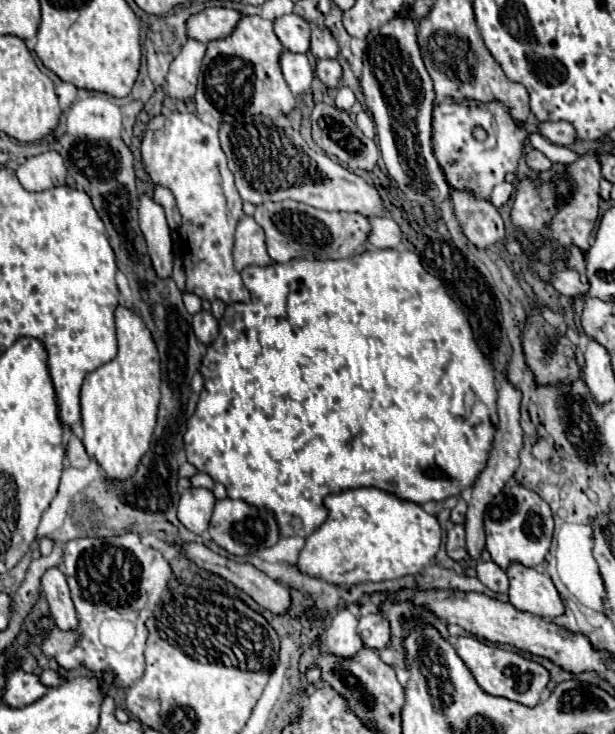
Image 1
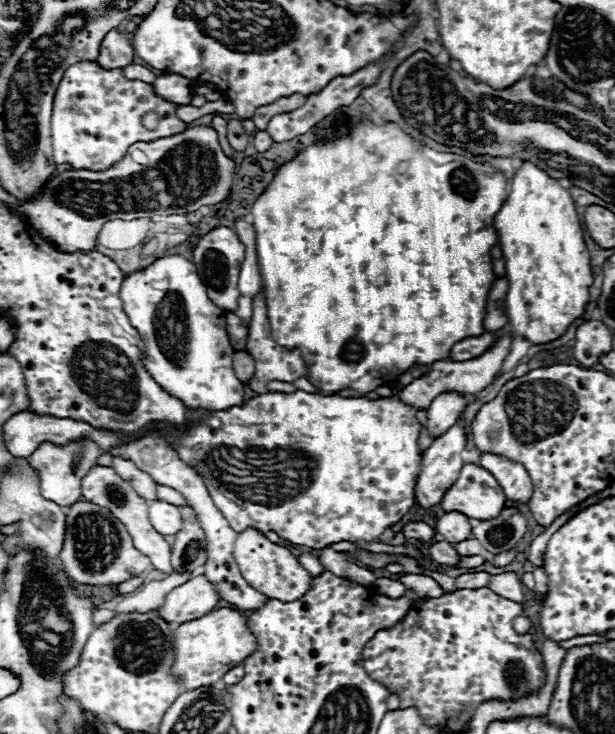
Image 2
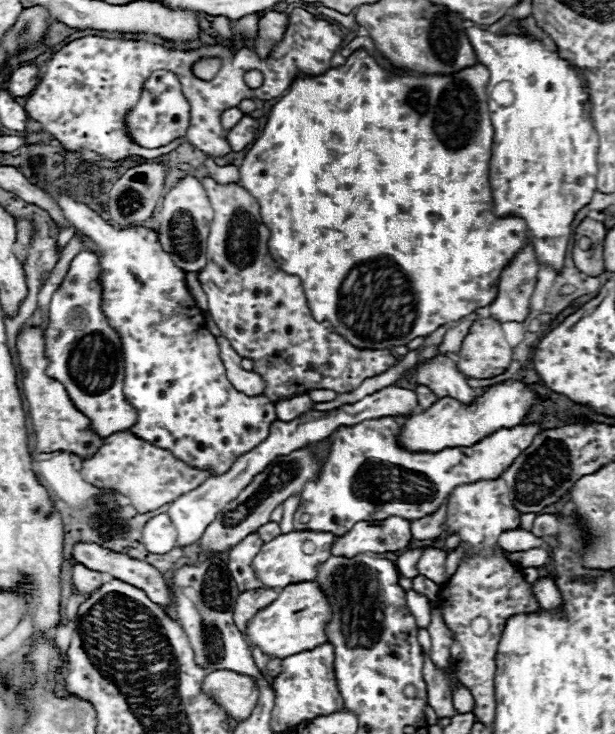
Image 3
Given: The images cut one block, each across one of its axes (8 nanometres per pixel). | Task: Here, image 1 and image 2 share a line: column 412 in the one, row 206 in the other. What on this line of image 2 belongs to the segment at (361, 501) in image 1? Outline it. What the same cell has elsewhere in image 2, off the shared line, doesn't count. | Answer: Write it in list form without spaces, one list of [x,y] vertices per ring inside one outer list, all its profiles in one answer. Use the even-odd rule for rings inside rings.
[[[524,162],[522,170],[516,172],[510,186],[510,196],[494,218],[494,226],[500,232],[500,246],[506,260],[508,292],[506,292],[506,316],[510,324],[510,334],[514,338],[526,338],[532,344],[548,344],[560,338],[568,326],[580,318],[590,300],[590,286],[594,282],[590,254],[584,242],[584,232],[580,226],[578,212],[570,194],[550,178],[544,170]]]

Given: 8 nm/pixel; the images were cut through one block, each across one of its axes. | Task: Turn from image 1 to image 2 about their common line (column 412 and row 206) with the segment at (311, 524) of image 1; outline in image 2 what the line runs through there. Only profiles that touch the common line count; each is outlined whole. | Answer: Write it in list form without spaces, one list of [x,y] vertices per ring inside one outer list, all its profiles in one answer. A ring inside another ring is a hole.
[[[362,120],[360,124],[354,124],[352,126],[352,134],[348,138],[336,138],[336,142],[326,142],[326,144],[316,144],[316,146],[308,146],[308,150],[300,150],[300,154],[292,160],[292,162],[286,162],[274,182],[268,186],[268,190],[254,202],[252,206],[252,226],[256,230],[256,250],[258,250],[258,266],[260,266],[260,274],[262,274],[262,284],[264,284],[264,292],[266,292],[266,306],[268,306],[268,320],[270,320],[270,328],[274,330],[272,332],[272,338],[284,346],[284,348],[298,348],[300,354],[302,354],[302,360],[308,368],[308,380],[316,386],[316,390],[320,392],[326,392],[326,394],[336,394],[340,390],[354,390],[358,396],[366,396],[368,392],[374,392],[376,388],[380,386],[388,386],[392,382],[398,380],[400,374],[408,372],[412,366],[416,364],[432,364],[432,362],[438,362],[438,360],[450,360],[450,350],[456,342],[468,338],[468,336],[480,336],[484,332],[484,316],[486,316],[486,298],[488,298],[488,290],[492,288],[492,282],[494,282],[494,272],[492,272],[492,256],[490,256],[490,248],[498,242],[498,232],[494,228],[494,216],[498,214],[498,210],[502,208],[502,204],[506,202],[510,194],[510,182],[508,178],[488,166],[488,164],[478,164],[478,162],[472,162],[460,154],[442,154],[442,152],[436,152],[432,148],[428,148],[426,144],[420,144],[418,140],[414,140],[412,136],[408,136],[406,132],[402,132],[396,124],[388,122],[384,126],[374,126],[372,122],[368,120]],[[432,158],[454,158],[454,160],[442,160],[444,164],[438,164],[438,160],[432,160]]]

